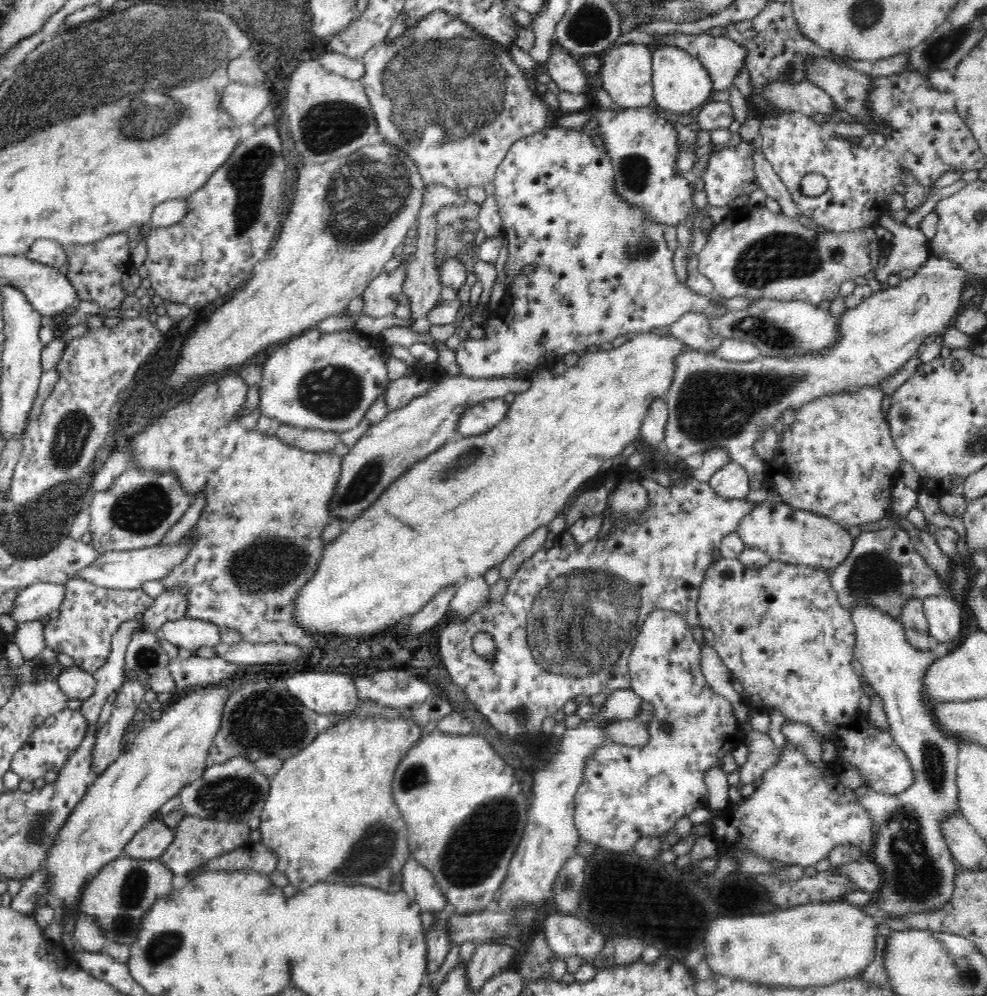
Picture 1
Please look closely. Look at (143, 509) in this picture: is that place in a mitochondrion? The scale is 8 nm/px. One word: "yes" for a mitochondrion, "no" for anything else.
yes

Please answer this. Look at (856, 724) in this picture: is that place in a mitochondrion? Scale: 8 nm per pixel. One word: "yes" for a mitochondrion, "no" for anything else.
no

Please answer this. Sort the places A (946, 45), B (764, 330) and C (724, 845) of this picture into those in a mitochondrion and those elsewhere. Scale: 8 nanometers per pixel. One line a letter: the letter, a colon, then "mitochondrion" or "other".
A: mitochondrion
B: mitochondrion
C: other

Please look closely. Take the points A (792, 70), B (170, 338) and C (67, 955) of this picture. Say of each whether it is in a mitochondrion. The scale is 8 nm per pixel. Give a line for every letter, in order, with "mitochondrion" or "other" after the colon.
A: mitochondrion
B: other
C: other

